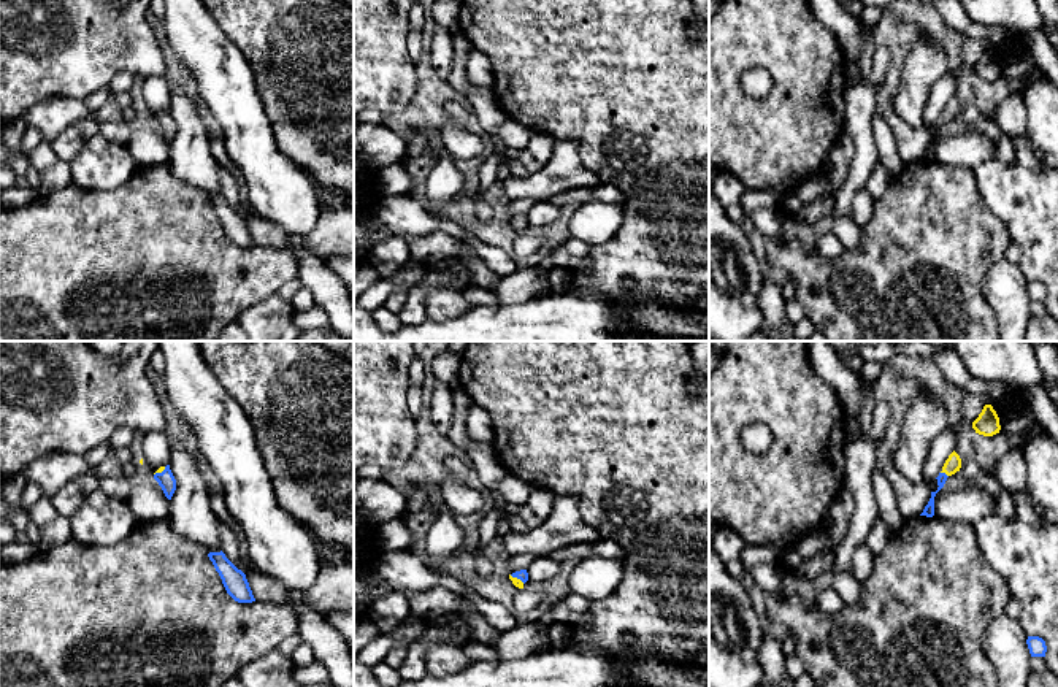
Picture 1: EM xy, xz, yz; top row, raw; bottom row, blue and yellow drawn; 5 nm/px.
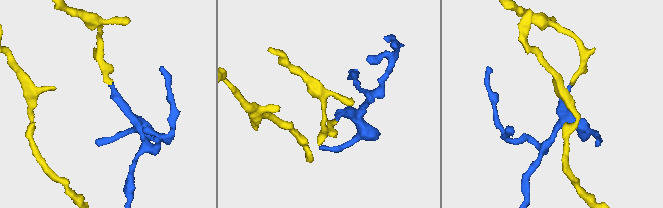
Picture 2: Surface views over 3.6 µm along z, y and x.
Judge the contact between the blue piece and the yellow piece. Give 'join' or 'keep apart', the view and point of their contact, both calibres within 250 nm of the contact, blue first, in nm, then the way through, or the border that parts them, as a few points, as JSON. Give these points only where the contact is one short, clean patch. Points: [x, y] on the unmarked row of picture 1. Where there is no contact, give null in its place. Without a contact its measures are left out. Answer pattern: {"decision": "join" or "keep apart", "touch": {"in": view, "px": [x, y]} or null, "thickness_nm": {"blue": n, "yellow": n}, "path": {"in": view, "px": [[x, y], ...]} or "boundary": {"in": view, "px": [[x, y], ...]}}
{"decision": "join", "touch": {"in": "yz", "px": [944, 118]}, "thickness_nm": {"blue": 60, "yellow": 80}, "path": {"in": "yz", "px": [[928, 156], [944, 118], [954, 107]]}}

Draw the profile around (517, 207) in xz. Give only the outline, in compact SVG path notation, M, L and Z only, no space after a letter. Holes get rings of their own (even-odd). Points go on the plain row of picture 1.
M517 198L517 200L511 200L508 208L501 213L503 217L506 217L508 221L520 216L520 214L527 214L533 205L536 205L541 200L535 200L535 198Z

